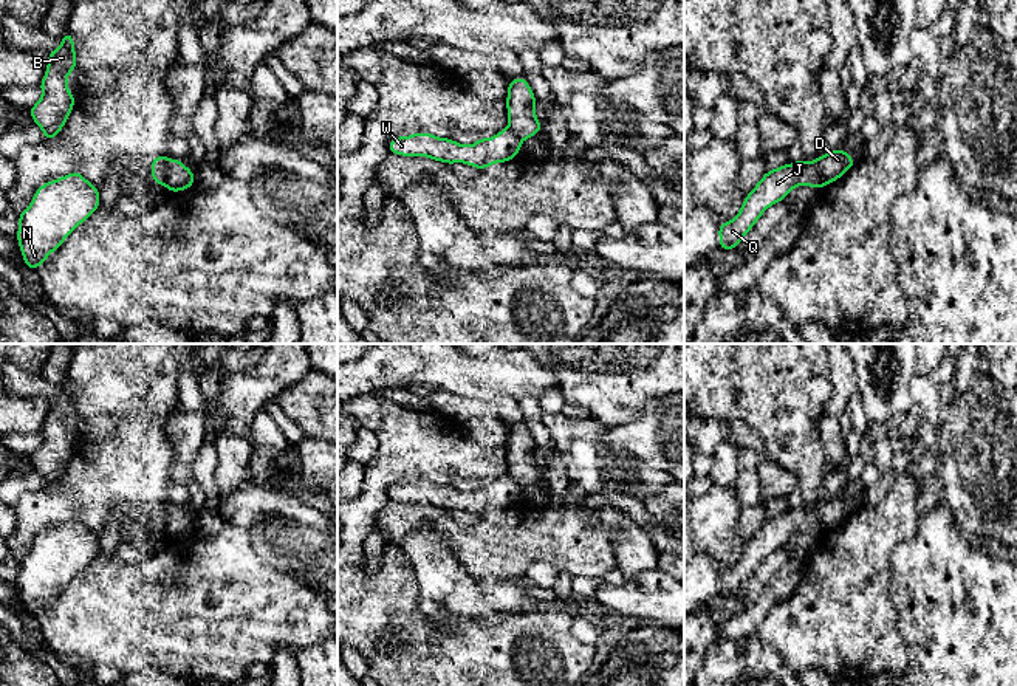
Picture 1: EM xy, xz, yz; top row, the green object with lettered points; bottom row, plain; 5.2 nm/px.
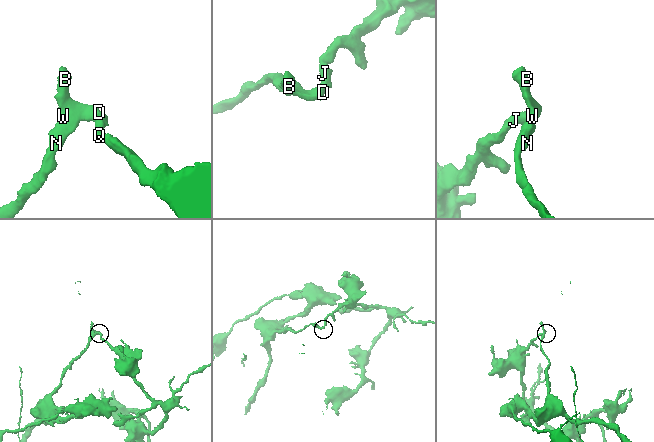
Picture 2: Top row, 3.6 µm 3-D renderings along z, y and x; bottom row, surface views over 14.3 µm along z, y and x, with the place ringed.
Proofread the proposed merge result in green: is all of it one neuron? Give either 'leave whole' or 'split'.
split

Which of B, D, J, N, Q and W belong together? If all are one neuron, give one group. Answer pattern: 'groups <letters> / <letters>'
groups B D N W / J Q

